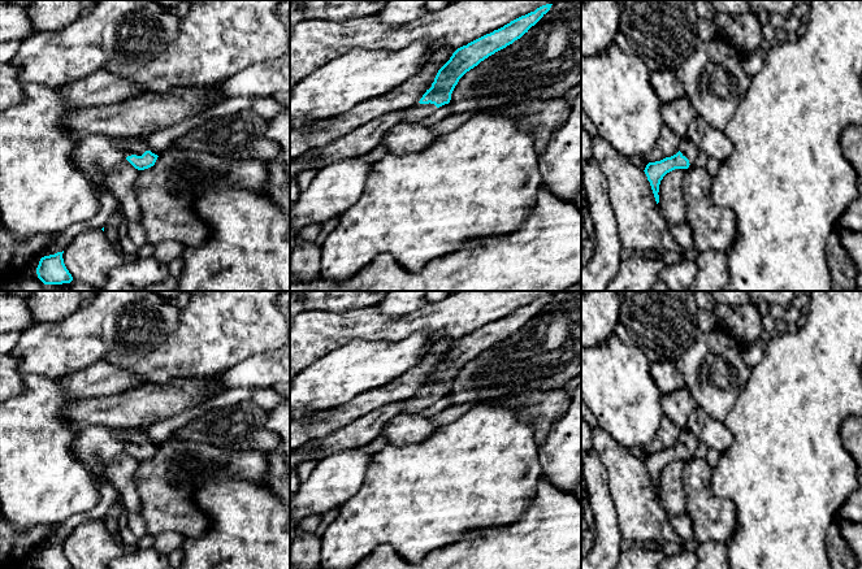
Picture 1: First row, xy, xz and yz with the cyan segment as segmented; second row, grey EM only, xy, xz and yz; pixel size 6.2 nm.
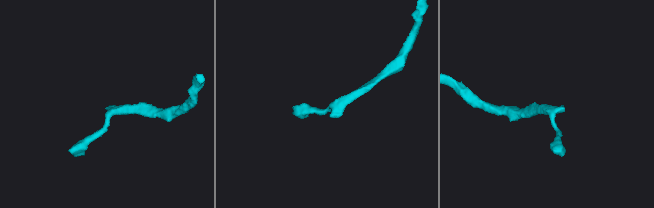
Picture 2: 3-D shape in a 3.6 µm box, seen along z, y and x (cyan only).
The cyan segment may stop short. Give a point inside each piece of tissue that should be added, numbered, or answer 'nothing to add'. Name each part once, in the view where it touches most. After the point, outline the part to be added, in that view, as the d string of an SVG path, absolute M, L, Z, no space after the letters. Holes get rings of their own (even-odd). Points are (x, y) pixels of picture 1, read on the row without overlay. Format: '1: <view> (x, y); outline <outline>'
1: xy (133, 437); outline M121 429L121 438L129 444L129 447L142 447L148 442L144 430L140 429Z

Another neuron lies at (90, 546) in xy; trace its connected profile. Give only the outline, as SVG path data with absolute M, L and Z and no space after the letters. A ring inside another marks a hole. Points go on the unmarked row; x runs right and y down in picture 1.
M101 520L78 525L64 540L62 550L73 569L108 569L112 560L125 553Z

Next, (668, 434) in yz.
M663 417L655 438L644 447L644 451L649 455L671 448L680 442L680 434L681 429L673 425L667 417Z

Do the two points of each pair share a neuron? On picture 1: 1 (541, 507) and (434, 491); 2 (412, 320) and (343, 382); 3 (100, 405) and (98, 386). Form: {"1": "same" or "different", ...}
{"1": "different", "2": "different", "3": "different"}

